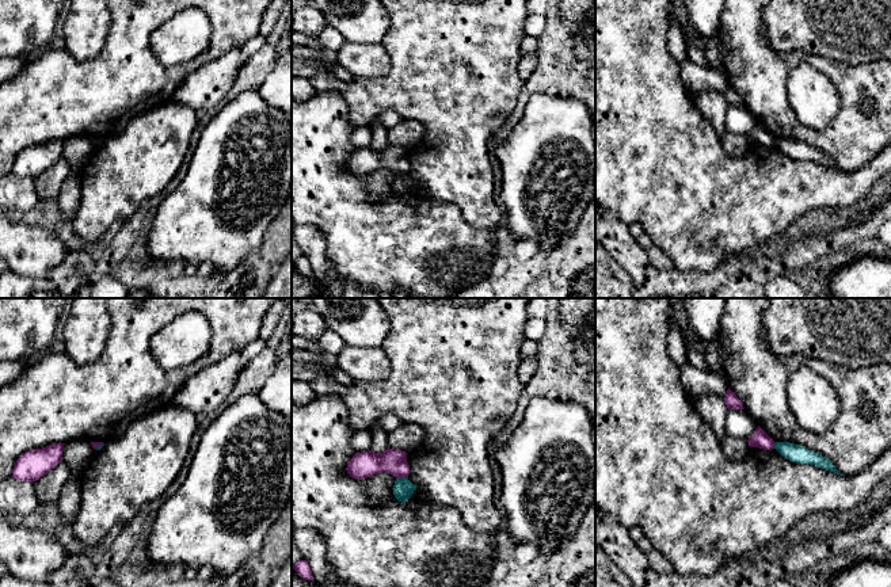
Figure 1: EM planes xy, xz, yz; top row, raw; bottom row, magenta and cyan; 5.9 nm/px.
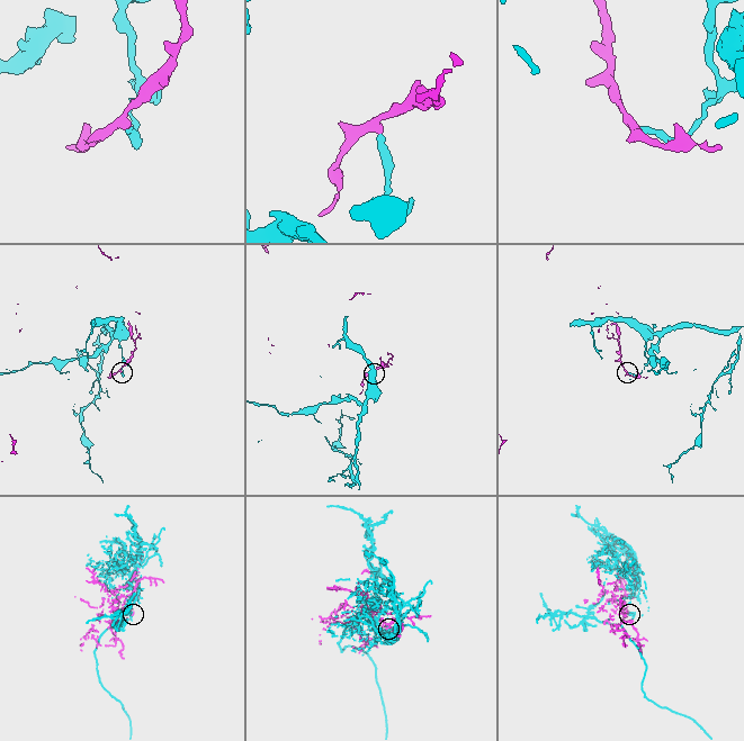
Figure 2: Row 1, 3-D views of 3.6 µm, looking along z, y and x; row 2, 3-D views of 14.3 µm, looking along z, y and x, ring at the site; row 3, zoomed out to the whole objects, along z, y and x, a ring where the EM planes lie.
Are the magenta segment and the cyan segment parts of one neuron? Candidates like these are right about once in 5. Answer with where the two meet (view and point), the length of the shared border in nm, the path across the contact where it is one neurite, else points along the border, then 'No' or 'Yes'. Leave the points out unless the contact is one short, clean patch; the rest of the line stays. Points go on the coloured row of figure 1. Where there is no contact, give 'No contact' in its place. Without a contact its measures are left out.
Touches magenta at xz (402, 477). Shared border 70 nm. Boundary: xz (407, 476), (396, 479). No

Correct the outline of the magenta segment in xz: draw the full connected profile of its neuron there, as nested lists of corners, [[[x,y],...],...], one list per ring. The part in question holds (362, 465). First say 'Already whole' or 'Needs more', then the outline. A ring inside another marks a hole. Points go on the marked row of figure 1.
Already whole. [[[388,447],[384,453],[374,453],[372,450],[355,453],[346,470],[353,479],[359,480],[381,472],[391,473],[396,479],[403,479],[408,477],[410,465],[405,451]]]

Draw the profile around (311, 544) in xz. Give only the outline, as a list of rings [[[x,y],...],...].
[[[296,529],[293,541],[301,550],[302,557],[308,561],[313,580],[325,583],[328,561],[325,557],[325,544],[323,537],[311,529]]]

